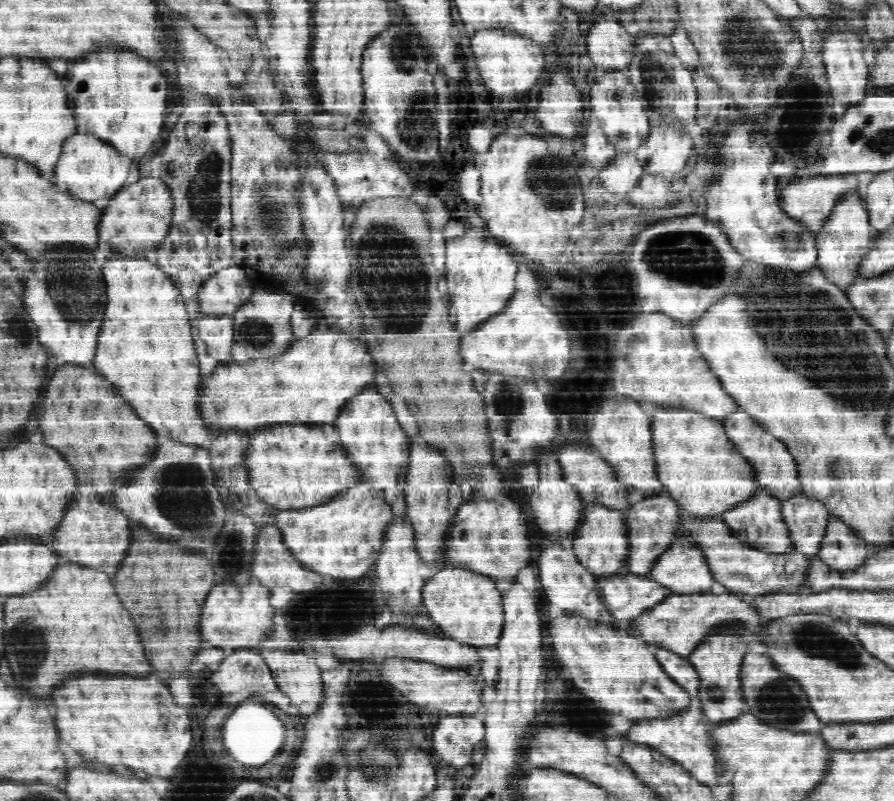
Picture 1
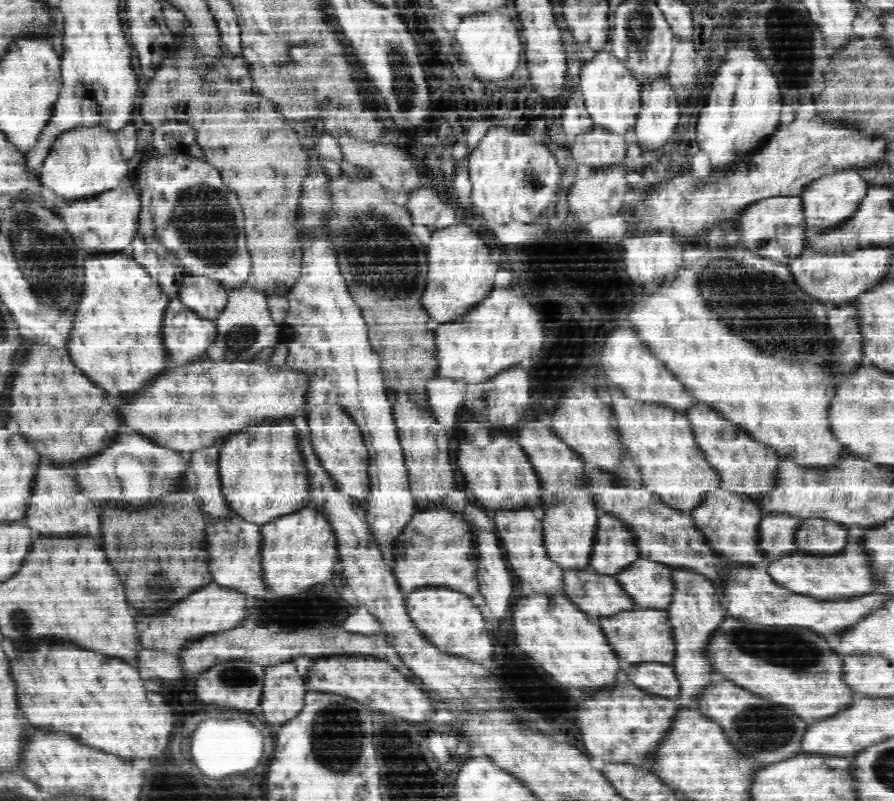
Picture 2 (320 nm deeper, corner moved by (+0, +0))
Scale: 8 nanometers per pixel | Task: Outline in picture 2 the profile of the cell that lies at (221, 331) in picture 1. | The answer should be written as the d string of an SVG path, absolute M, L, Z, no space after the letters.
M179 297L170 299L164 318L167 348L172 348L172 366L180 368L207 357L219 336L217 319L198 316Z

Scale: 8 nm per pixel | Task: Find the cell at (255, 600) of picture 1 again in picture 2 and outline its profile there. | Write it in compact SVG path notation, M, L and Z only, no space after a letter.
M212 581L207 587L200 588L200 592L188 595L186 599L178 603L171 614L160 616L160 620L144 620L138 616L140 624L140 640L146 649L160 649L166 652L186 651L186 646L198 643L210 635L218 635L218 632L226 632L240 627L246 616L246 594L238 592L238 589L224 587Z

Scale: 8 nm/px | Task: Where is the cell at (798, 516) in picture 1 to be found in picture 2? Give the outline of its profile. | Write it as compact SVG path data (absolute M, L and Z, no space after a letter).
M768 511L764 518L761 520L760 526L760 538L762 540L762 546L765 550L768 550L768 556L774 558L771 562L778 561L778 558L786 556L786 554L792 554L798 550L798 532L802 528L803 519L787 512L771 512Z

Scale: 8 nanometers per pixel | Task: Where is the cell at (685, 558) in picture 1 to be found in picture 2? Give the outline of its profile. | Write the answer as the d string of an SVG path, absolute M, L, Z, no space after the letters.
M641 557L639 560L636 560L636 563L619 572L617 576L624 589L628 590L628 593L636 598L638 606L668 609L672 600L675 599L676 588L678 588L678 584L675 584L674 574L674 567Z

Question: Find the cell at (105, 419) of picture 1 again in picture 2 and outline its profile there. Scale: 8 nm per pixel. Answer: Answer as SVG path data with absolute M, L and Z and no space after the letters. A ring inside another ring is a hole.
M33 345L14 380L10 402L10 414L18 420L20 432L38 449L44 465L75 469L80 462L88 462L92 456L104 452L104 448L110 448L119 439L120 428L124 428L120 404L74 366L66 348ZM88 422L100 422L104 426L80 426Z

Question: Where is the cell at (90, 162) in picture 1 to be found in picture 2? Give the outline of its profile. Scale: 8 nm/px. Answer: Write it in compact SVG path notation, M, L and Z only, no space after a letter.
M102 128L64 132L64 136L60 136L56 144L52 144L43 162L40 177L44 188L74 203L112 191L120 186L128 174L127 160L124 160L120 150L116 144L116 136L112 132L104 132Z

